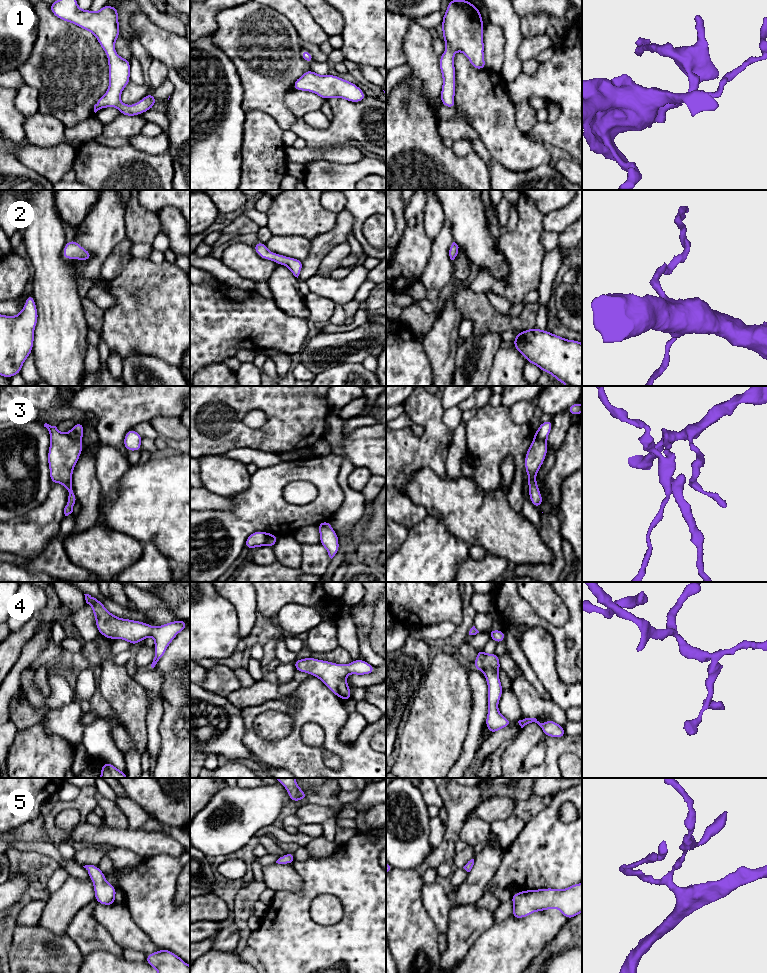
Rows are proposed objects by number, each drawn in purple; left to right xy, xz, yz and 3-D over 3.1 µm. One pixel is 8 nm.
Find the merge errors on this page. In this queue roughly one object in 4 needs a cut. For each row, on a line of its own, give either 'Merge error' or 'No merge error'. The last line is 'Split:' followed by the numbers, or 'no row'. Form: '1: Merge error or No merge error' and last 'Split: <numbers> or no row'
1: No merge error
2: No merge error
3: Merge error
4: No merge error
5: No merge error
Split: 3

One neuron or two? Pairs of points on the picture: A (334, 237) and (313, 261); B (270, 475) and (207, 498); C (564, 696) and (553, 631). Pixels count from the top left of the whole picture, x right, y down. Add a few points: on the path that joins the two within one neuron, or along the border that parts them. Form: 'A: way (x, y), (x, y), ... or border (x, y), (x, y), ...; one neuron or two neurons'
A: way (328, 243), (316, 255); one neuron
B: border (233, 506), (227, 510), (206, 510); two neurons
C: border (555, 658), (558, 678), (571, 684); two neurons

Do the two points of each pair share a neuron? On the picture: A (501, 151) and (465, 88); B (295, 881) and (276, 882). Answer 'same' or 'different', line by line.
A: same
B: same

